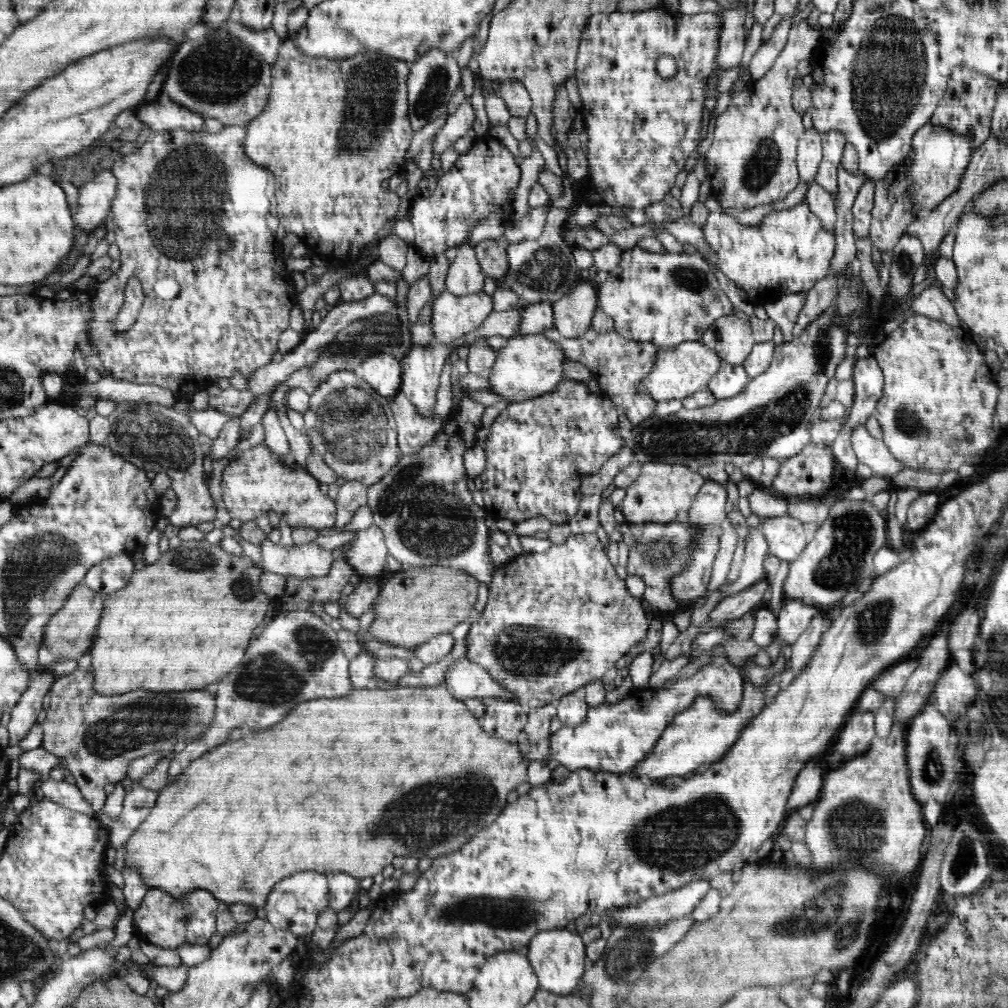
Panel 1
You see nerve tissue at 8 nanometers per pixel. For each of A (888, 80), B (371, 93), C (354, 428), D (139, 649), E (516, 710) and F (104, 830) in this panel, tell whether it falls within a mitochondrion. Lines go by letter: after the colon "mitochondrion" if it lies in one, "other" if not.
A: mitochondrion
B: mitochondrion
C: mitochondrion
D: other
E: other
F: other

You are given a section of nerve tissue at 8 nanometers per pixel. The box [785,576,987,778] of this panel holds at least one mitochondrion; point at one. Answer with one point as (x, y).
(869, 628)

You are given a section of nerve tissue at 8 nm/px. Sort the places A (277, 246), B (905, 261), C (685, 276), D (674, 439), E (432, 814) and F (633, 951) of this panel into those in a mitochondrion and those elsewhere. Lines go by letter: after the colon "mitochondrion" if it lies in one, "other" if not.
A: other
B: mitochondrion
C: mitochondrion
D: mitochondrion
E: mitochondrion
F: mitochondrion

